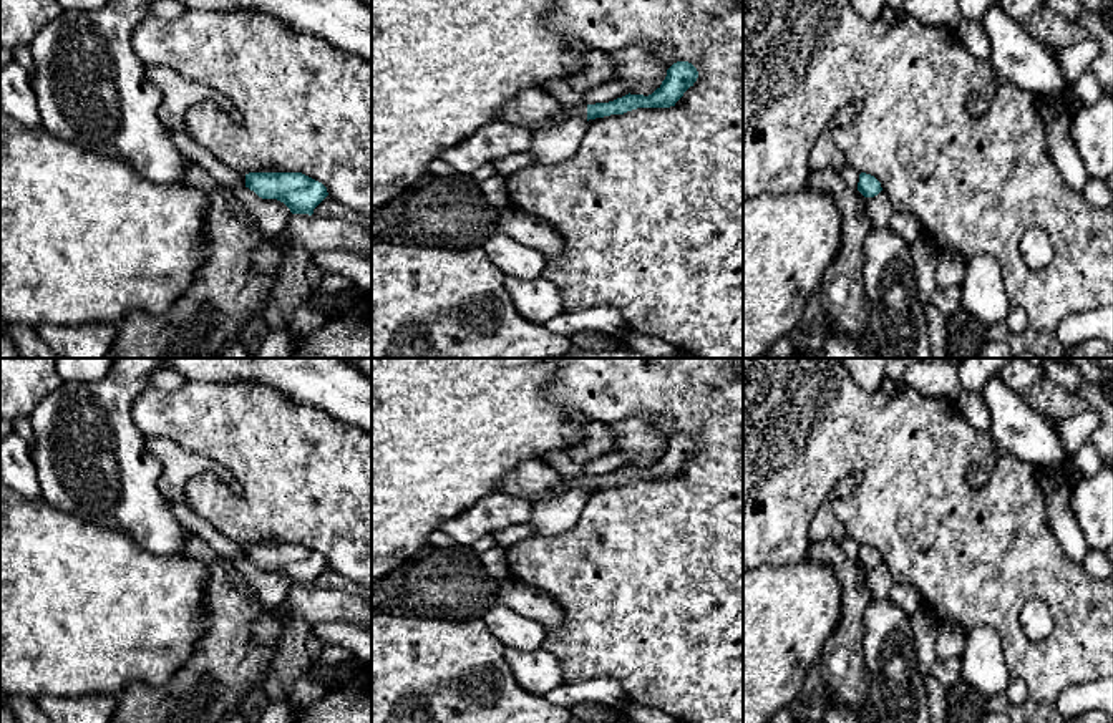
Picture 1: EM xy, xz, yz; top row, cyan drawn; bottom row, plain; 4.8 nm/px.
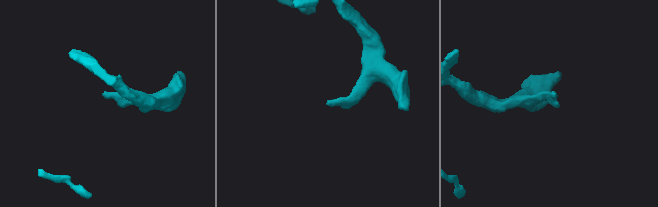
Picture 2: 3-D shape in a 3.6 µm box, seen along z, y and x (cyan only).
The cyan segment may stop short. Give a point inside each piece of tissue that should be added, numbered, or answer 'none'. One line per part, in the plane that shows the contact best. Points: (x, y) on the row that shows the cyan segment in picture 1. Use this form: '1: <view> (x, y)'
1: xz (581, 111)

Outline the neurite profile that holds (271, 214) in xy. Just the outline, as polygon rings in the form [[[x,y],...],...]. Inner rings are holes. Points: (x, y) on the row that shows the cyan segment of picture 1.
[[[241,187],[237,196],[245,212],[257,222],[259,229],[269,235],[284,232],[290,209],[277,199],[262,199],[249,187]]]

